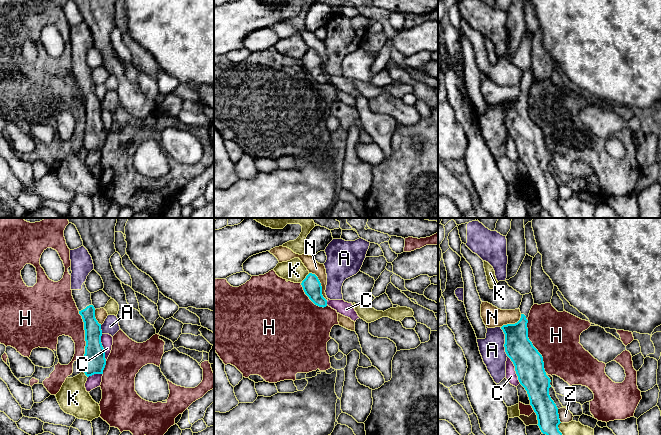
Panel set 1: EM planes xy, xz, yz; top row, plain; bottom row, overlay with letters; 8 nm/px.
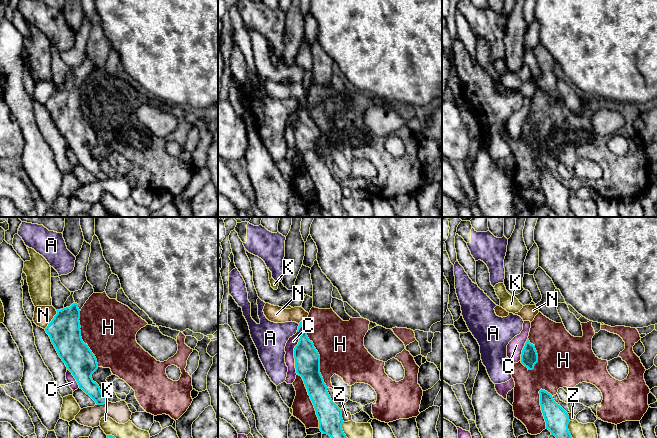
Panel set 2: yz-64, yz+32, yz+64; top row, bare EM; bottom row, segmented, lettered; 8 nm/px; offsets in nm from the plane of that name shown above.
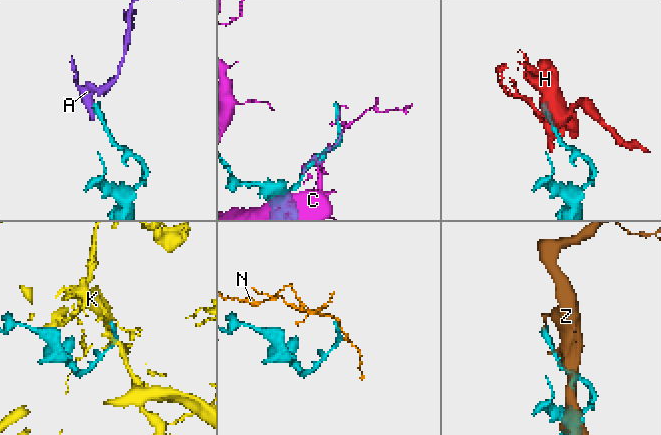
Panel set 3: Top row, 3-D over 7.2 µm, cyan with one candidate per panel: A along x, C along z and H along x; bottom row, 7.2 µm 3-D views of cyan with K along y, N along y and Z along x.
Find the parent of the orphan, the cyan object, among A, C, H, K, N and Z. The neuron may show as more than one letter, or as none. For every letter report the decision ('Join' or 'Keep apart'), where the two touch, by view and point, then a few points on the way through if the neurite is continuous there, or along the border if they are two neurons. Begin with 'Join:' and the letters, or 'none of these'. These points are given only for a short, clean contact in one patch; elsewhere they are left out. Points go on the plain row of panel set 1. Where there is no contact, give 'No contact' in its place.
Join: A
A: Join. Touches cyan at yz (505, 118). Path across: yz (528, 138), (505, 118), (492, 126)
C: Keep apart. Touches cyan at yz (515, 146)
H: Keep apart. Touches cyan at yz (533, 122)
K: Keep apart. Touches cyan at xz (305, 54)
N: Keep apart. Touches cyan at xz (320, 61). Boundary: xz (309, 48), (317, 53), (321, 62), (321, 70), (327, 76)
Z: Keep apart. Touches cyan at yz (558, 192)

